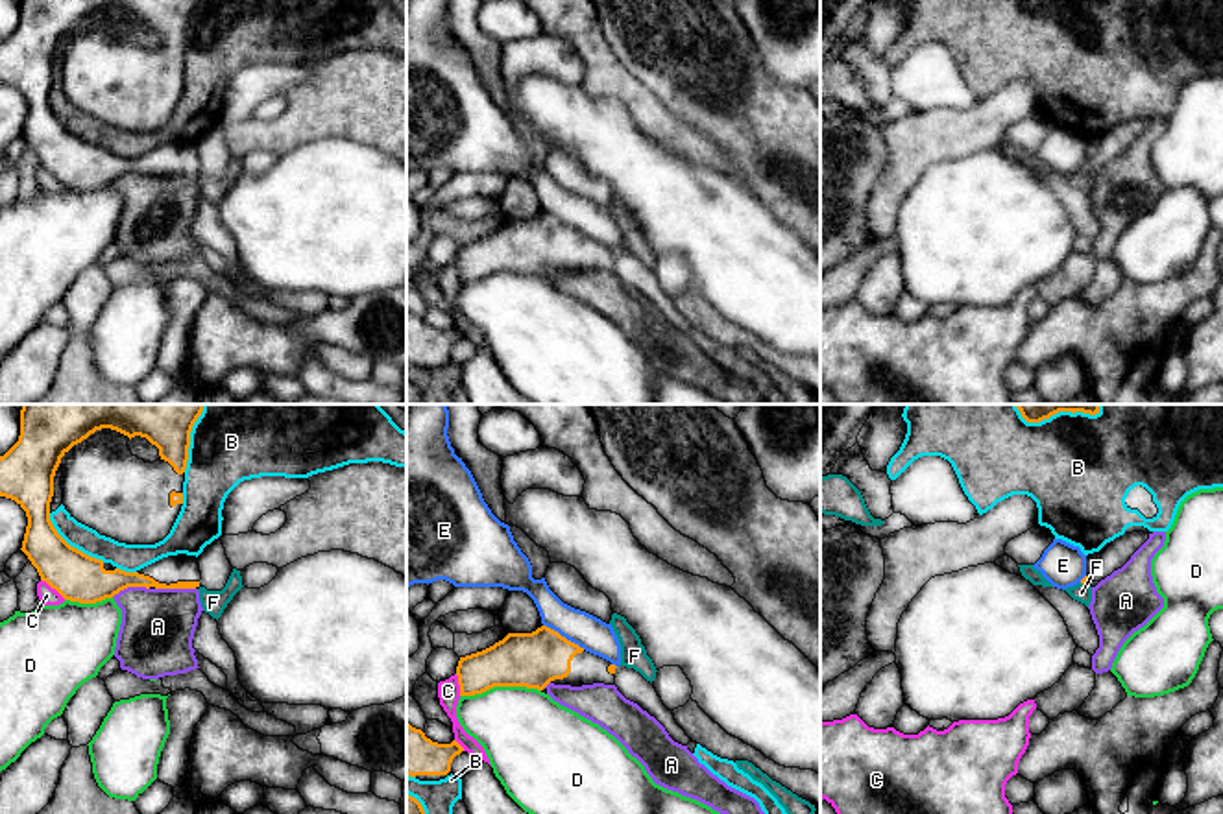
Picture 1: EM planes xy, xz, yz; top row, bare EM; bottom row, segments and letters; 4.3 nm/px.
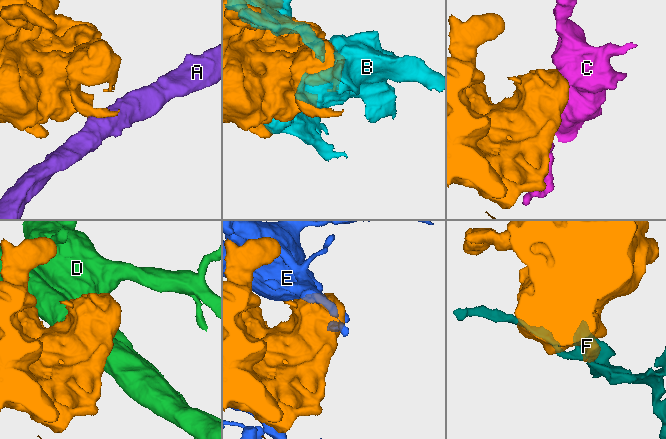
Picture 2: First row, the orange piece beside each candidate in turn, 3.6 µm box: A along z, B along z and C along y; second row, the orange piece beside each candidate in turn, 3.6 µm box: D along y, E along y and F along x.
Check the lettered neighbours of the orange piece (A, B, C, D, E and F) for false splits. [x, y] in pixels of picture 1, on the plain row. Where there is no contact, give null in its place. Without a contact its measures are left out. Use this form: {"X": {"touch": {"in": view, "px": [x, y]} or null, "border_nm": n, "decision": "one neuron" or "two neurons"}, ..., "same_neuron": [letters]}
{"A": {"touch": {"in": "xy", "px": [176, 174]}, "border_nm": 180, "decision": "two neurons"}, "B": {"touch": {"in": "xy", "px": [72, 133]}, "border_nm": 320, "decision": "two neurons"}, "C": {"touch": {"in": "xy", "px": [54, 174]}, "border_nm": 140, "decision": "two neurons"}, "D": {"touch": {"in": "xz", "px": [499, 272]}, "border_nm": 360, "decision": "two neurons"}, "E": {"touch": {"in": "xz", "px": [564, 224]}, "border_nm": 220, "decision": "two neurons"}, "F": {"touch": {"in": "yz", "px": [1085, 170]}, "border_nm": 40, "decision": "two neurons"}, "same_neuron": []}

